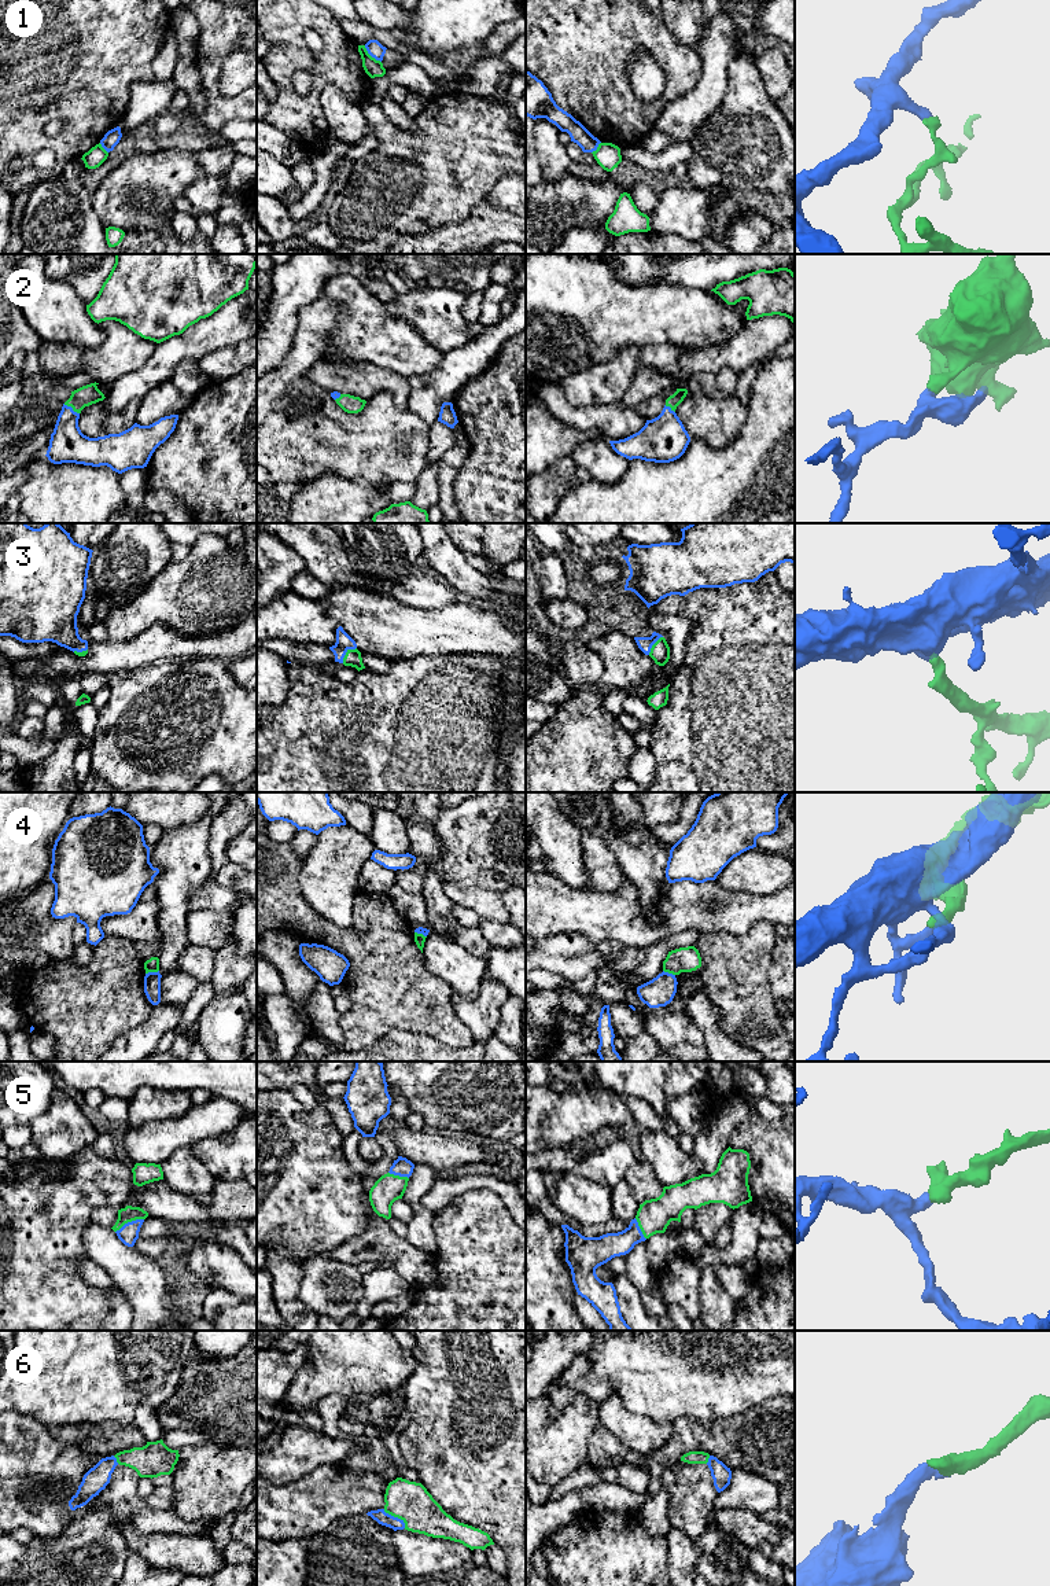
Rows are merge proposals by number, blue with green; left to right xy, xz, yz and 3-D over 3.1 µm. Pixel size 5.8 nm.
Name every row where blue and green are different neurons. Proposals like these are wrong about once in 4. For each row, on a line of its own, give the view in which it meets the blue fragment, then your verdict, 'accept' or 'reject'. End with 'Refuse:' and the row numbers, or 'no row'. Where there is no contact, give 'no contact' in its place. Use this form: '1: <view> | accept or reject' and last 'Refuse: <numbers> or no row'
1: xz | reject
2: xy | accept
3: xz | accept
4: xy | reject
5: xy | accept
6: xz | accept
Refuse: 1, 4

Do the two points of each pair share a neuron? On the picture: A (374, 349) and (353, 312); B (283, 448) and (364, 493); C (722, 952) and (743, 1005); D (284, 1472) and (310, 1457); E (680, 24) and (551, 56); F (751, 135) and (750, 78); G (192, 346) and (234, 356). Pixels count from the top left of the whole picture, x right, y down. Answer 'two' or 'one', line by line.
A: one
B: two
C: one
D: one
E: two
F: one
G: two

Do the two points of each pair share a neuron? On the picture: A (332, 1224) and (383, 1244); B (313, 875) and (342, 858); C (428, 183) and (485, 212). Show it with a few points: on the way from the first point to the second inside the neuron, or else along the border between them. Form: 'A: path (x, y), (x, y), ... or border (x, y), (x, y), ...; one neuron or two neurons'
A: border (364, 1203), (368, 1220), (367, 1229), (332, 1250); two neurons
B: path (320, 875), (335, 863); one neuron
C: border (483, 198), (465, 219), (449, 224); two neurons

